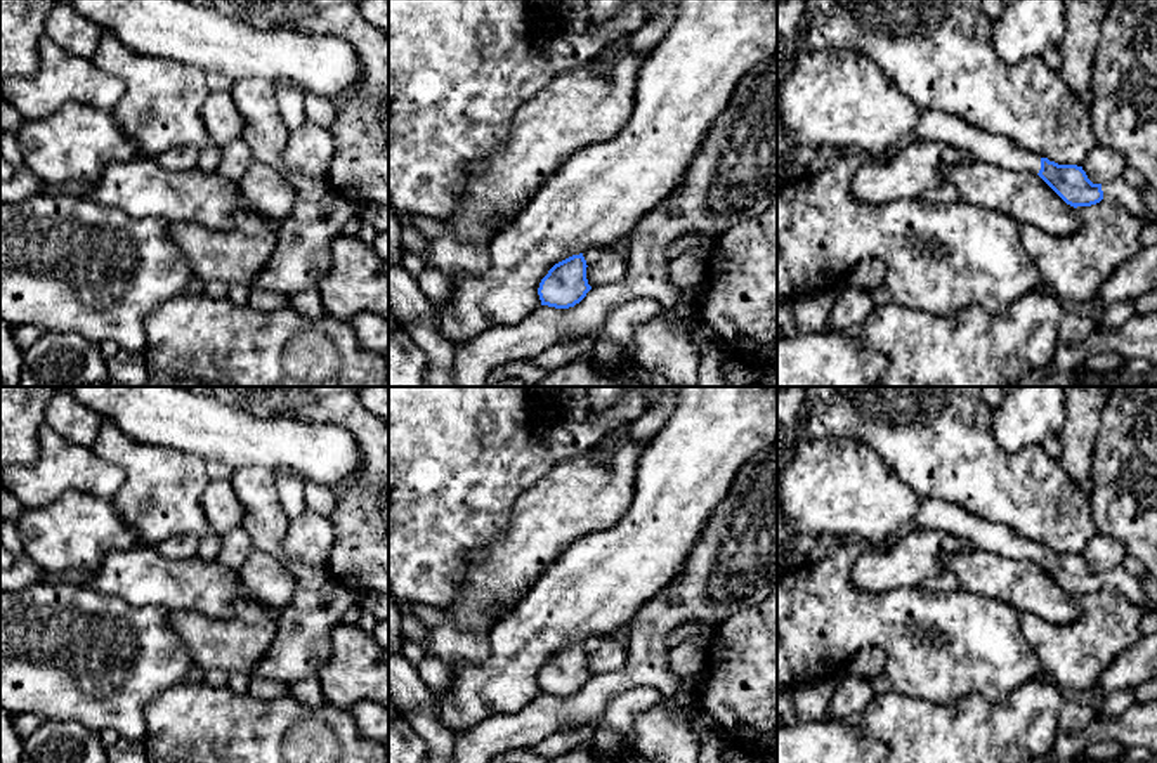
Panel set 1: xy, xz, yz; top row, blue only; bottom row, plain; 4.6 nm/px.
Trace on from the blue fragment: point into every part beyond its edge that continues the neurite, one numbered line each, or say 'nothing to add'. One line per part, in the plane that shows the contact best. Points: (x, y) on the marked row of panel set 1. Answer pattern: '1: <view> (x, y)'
1: yz (935, 125)
2: yz (1119, 191)

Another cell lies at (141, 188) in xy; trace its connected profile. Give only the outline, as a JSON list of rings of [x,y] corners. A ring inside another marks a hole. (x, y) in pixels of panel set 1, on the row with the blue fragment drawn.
[[[141,156],[108,165],[101,180],[83,198],[120,208],[132,218],[231,229],[239,196],[238,182],[219,170],[165,170],[154,158]]]

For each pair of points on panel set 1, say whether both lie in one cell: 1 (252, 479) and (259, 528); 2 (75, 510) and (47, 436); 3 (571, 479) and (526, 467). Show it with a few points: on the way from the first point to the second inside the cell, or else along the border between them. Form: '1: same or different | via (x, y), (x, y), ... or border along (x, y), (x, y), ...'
1: same | via (257, 491), (259, 515)
2: different | border along (108, 498), (65, 491), (32, 510)
3: different | border along (581, 451), (555, 463), (517, 500)

